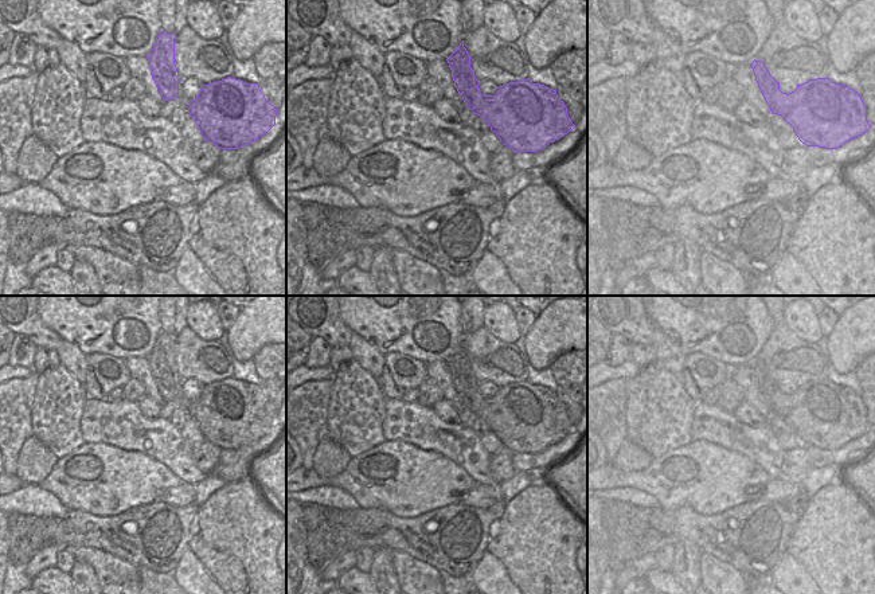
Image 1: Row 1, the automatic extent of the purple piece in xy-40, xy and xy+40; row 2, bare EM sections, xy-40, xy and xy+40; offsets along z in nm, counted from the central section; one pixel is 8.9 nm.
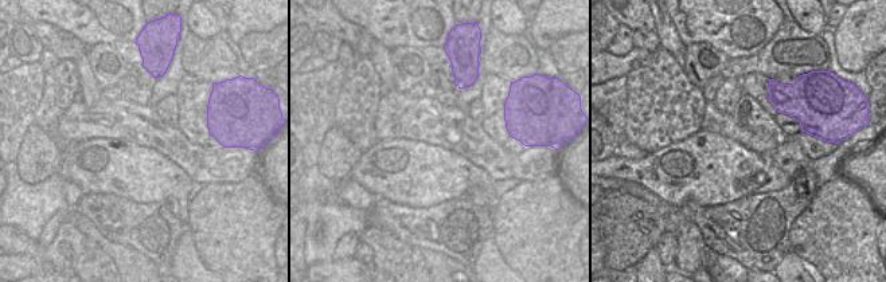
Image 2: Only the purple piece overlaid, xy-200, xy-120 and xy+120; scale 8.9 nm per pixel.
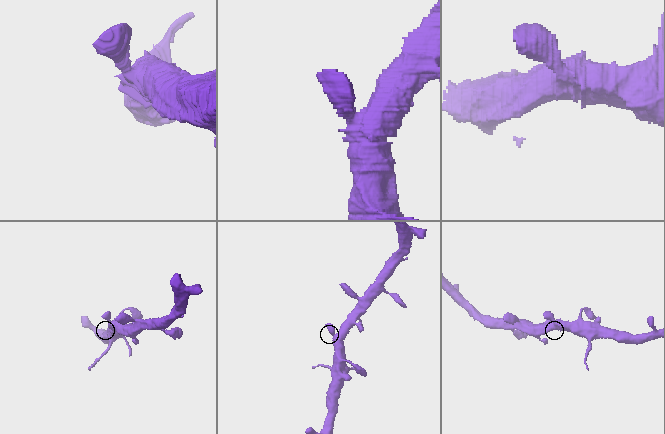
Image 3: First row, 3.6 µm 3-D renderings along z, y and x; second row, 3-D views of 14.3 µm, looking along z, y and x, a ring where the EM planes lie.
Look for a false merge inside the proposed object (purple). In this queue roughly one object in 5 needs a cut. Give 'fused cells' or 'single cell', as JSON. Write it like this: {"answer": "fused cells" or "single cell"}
{"answer": "single cell"}

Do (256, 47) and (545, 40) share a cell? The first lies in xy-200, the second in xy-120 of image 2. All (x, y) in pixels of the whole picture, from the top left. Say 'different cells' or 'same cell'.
different cells

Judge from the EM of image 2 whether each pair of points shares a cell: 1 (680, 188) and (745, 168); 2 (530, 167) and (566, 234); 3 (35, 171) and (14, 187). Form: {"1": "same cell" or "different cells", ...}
{"1": "same cell", "2": "different cells", "3": "different cells"}

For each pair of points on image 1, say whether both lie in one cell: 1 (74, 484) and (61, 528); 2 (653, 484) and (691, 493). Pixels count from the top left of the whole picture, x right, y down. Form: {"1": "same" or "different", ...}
{"1": "different", "2": "same"}

